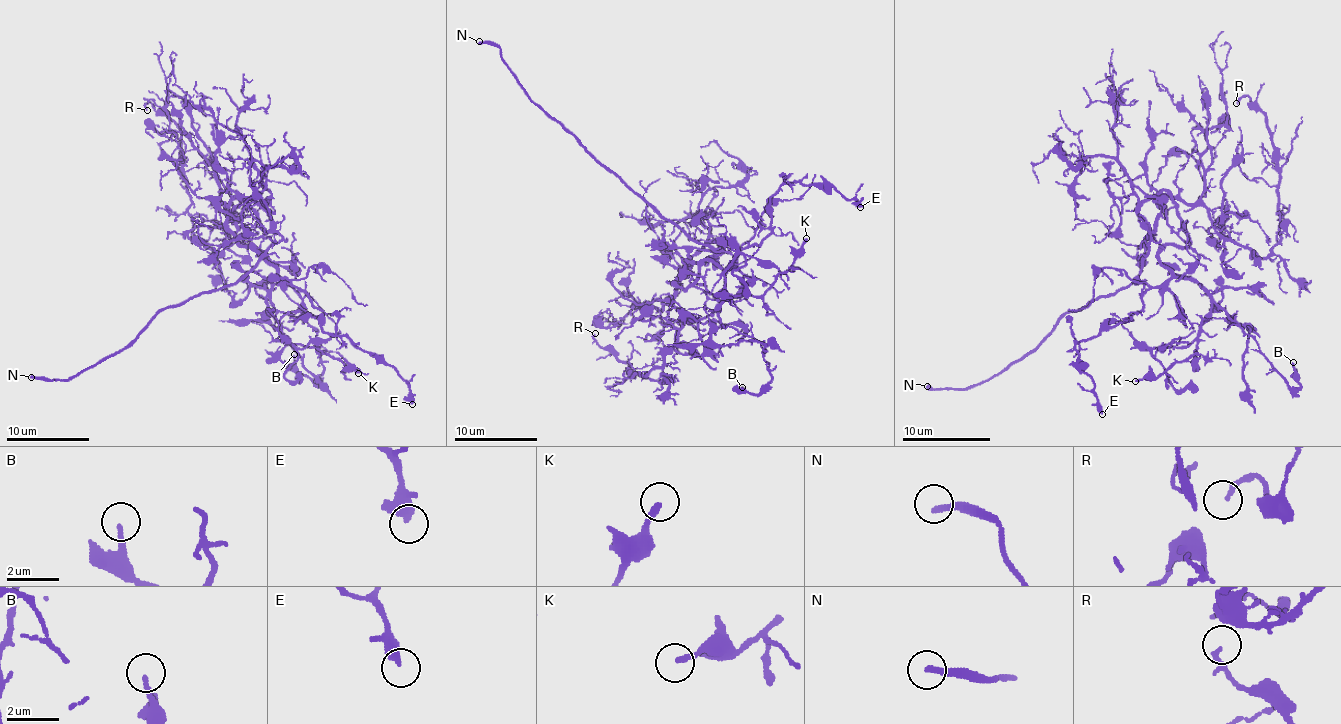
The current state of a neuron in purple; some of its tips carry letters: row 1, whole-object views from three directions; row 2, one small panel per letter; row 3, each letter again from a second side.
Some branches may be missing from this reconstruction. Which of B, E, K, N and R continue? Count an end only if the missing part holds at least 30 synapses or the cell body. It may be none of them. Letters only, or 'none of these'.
N

